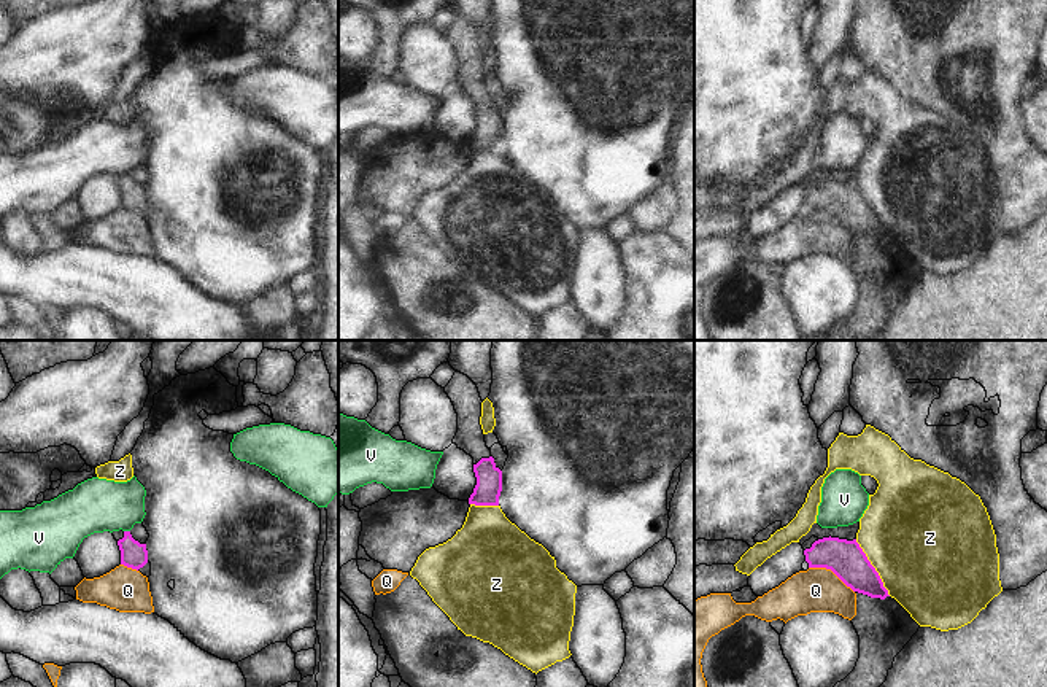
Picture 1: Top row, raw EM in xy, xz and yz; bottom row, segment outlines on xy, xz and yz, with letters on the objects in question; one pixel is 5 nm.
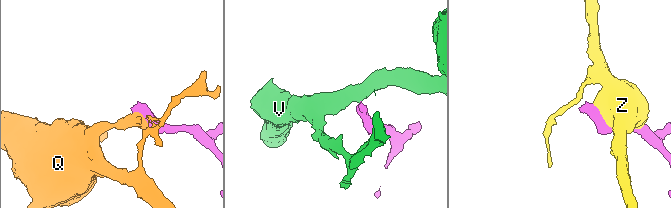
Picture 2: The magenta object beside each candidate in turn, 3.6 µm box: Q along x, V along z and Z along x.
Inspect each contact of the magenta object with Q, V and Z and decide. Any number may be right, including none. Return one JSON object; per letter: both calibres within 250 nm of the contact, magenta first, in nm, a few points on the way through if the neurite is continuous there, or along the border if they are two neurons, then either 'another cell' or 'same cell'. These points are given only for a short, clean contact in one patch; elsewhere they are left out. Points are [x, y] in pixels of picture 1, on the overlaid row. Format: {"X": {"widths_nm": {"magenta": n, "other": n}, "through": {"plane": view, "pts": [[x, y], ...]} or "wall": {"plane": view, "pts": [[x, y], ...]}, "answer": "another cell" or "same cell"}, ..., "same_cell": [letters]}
{"Q": {"widths_nm": {"magenta": 190, "other": 220}, "wall": {"plane": "yz", "pts": [[809, 566], [830, 568], [853, 592]]}, "answer": "another cell"}, "V": {"widths_nm": {"magenta": 130, "other": 280}, "wall": {"plane": "xy", "pts": [[124, 530], [129, 531]]}, "answer": "another cell"}, "Z": {"widths_nm": {"magenta": 190, "other": 500}, "answer": "another cell"}, "same_cell": []}

